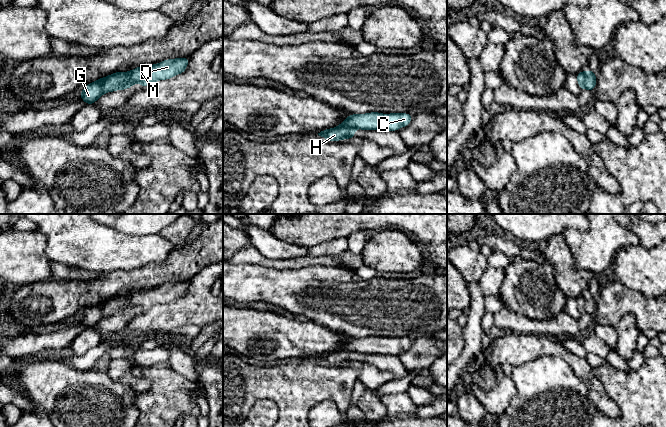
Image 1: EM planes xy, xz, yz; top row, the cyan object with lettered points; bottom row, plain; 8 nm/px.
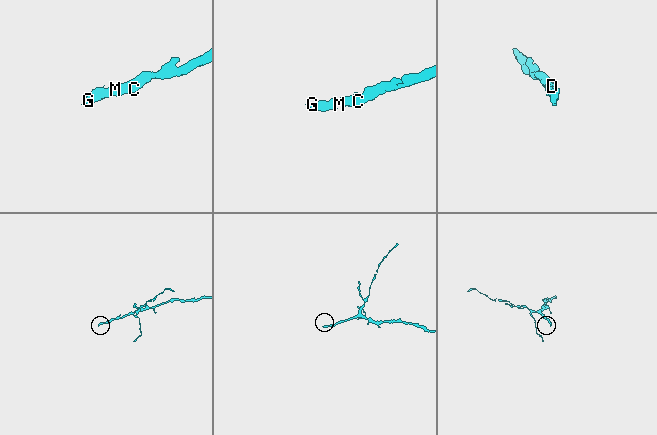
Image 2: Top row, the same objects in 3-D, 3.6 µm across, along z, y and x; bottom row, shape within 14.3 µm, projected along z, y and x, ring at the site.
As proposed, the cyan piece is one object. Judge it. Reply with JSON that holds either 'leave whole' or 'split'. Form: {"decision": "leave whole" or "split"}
{"decision": "split"}

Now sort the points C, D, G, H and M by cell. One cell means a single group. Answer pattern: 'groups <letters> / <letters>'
groups C D M / G H

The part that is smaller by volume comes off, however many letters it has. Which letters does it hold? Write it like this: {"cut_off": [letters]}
{"cut_off": ["G", "H"]}

